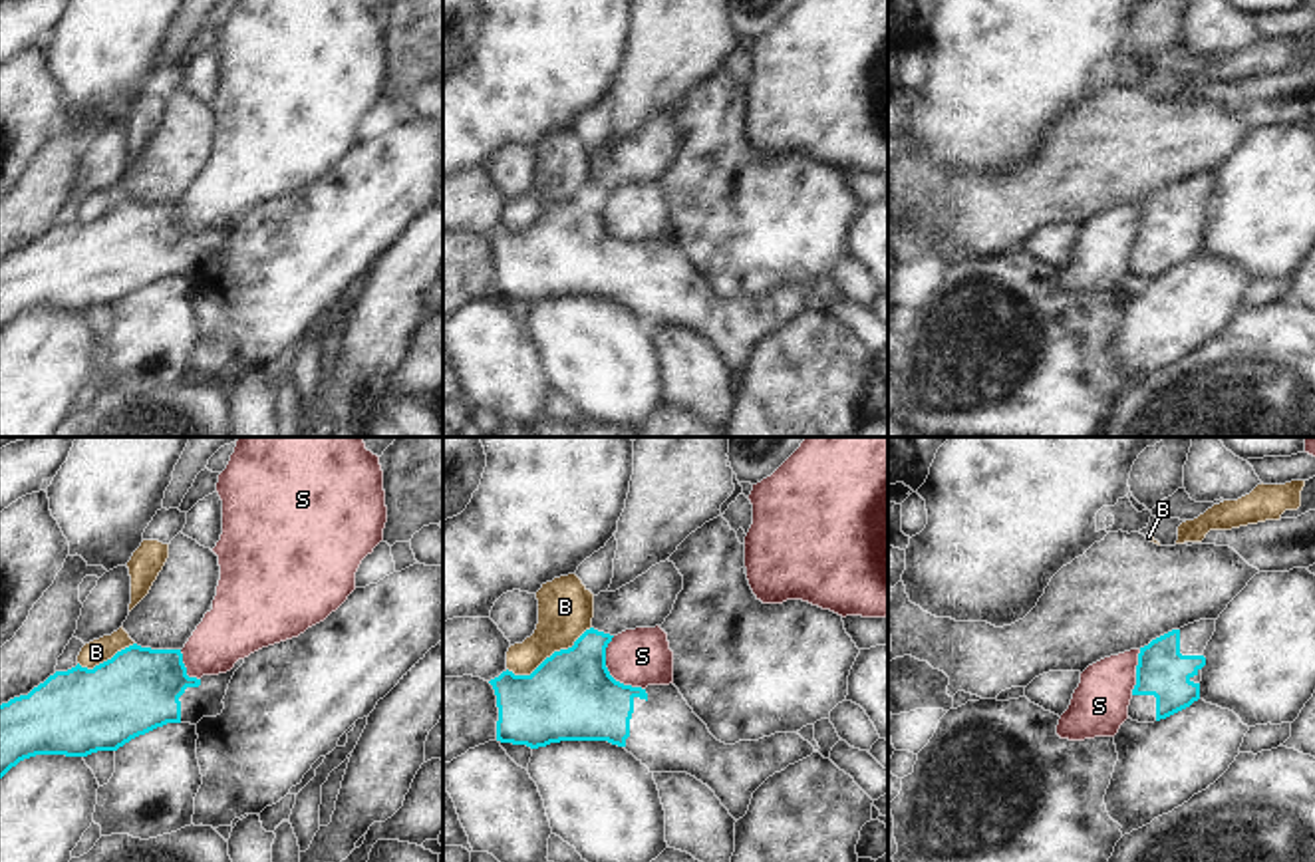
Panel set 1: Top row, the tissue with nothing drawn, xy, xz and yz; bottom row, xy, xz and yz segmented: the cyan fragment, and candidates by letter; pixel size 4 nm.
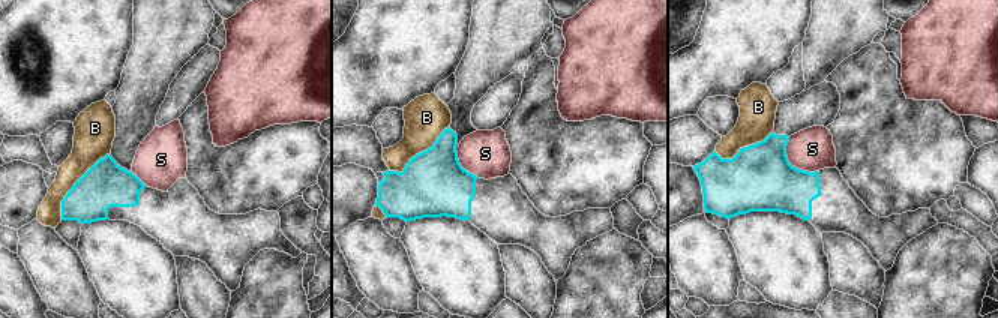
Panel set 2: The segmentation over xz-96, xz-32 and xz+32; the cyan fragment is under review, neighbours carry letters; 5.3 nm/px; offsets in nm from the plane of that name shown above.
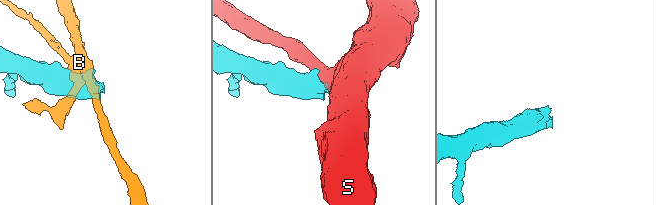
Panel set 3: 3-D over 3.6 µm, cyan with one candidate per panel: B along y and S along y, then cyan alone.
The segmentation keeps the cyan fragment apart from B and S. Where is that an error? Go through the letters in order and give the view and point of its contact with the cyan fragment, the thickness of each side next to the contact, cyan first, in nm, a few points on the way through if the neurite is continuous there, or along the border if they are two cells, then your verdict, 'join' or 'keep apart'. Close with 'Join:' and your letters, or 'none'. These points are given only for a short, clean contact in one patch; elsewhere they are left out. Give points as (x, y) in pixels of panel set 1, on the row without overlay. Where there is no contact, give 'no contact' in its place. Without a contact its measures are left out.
B: contact xz (551, 211); calibres 360 and 220 nm; keep apart
S: contact xz (608, 227); calibres 360 and 240 nm; border xz (612, 191), (606, 203), (606, 225), (616, 235), (644, 245); keep apart
Join: none

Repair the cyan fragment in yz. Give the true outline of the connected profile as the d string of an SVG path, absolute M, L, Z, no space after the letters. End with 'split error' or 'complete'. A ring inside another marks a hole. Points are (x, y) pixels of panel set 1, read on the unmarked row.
M1216 175L1172 185L1140 203L1128 272L1138 278L1166 274L1200 254L1204 205Z; split error

